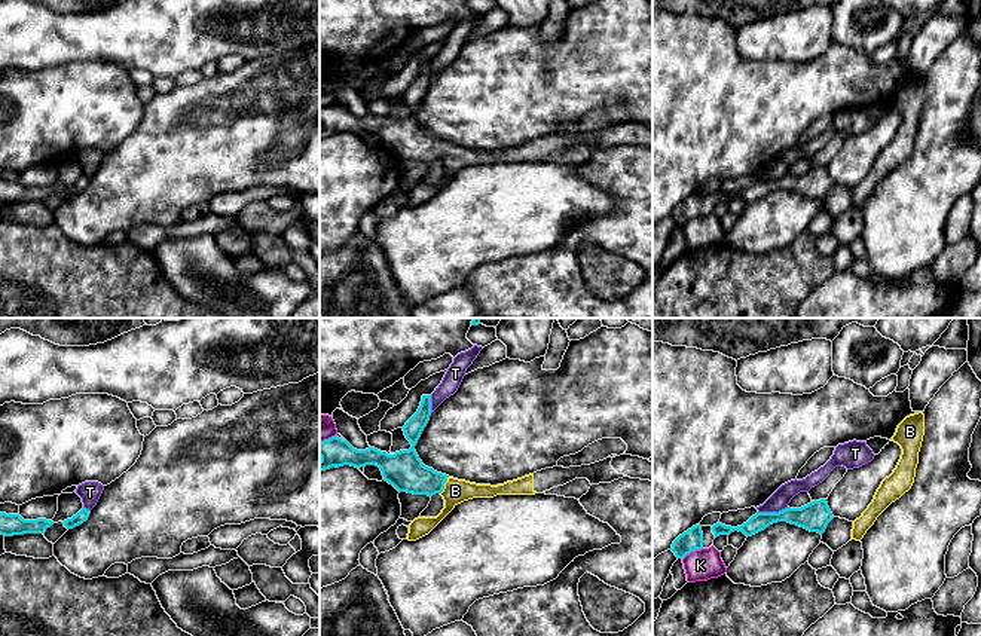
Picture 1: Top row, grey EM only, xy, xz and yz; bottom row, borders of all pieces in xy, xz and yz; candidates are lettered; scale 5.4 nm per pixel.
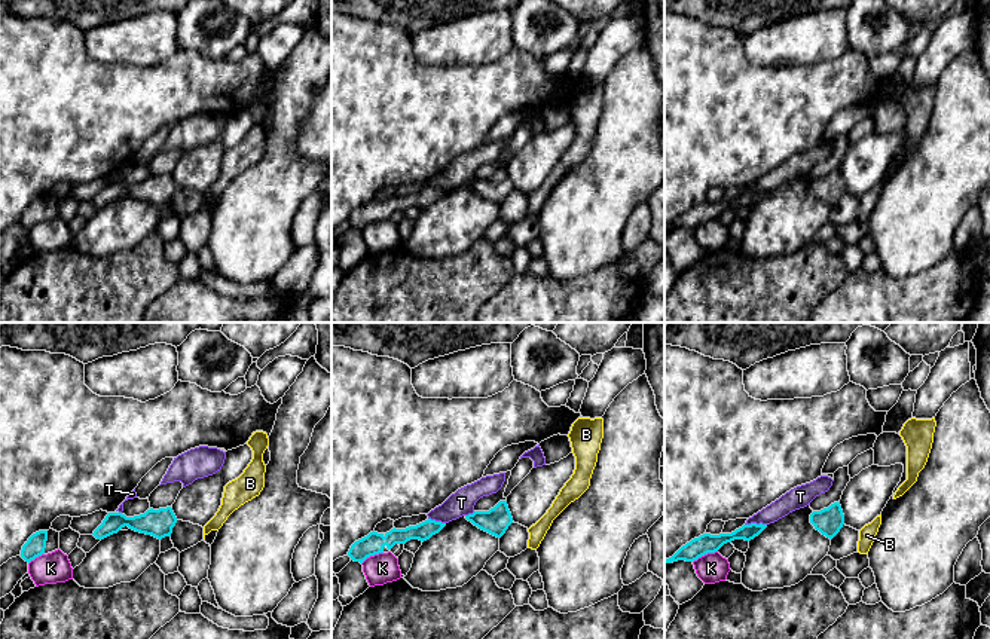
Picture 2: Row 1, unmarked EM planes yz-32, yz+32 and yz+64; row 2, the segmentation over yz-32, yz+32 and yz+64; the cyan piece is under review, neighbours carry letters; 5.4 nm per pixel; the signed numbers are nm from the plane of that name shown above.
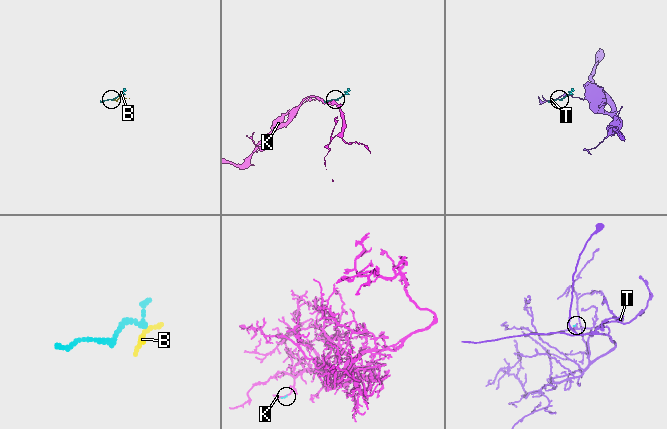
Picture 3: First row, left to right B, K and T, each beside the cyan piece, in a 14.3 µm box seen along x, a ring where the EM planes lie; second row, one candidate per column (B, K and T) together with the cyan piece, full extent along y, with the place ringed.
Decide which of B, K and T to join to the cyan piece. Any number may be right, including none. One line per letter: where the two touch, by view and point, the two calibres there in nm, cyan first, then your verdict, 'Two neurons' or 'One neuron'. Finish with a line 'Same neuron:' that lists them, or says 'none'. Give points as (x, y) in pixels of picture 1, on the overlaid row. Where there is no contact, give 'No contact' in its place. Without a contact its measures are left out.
B: Touches cyan at xz (443, 485). Thickness 200 nm (cyan) against 130 nm. One neuron
K: Touches cyan at yz (691, 550). Thickness 120 nm (cyan) against 170 nm. Two neurons
T: Touches cyan at yz (773, 513). Thickness 160 nm (cyan) against 100 nm. Two neurons
Same neuron: B

